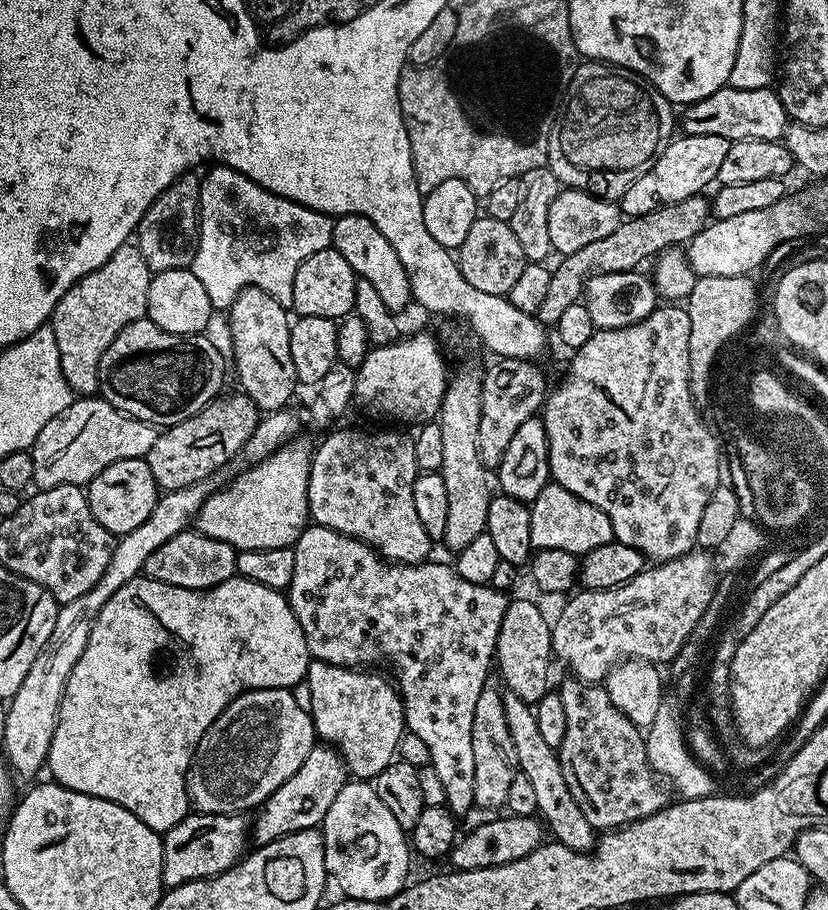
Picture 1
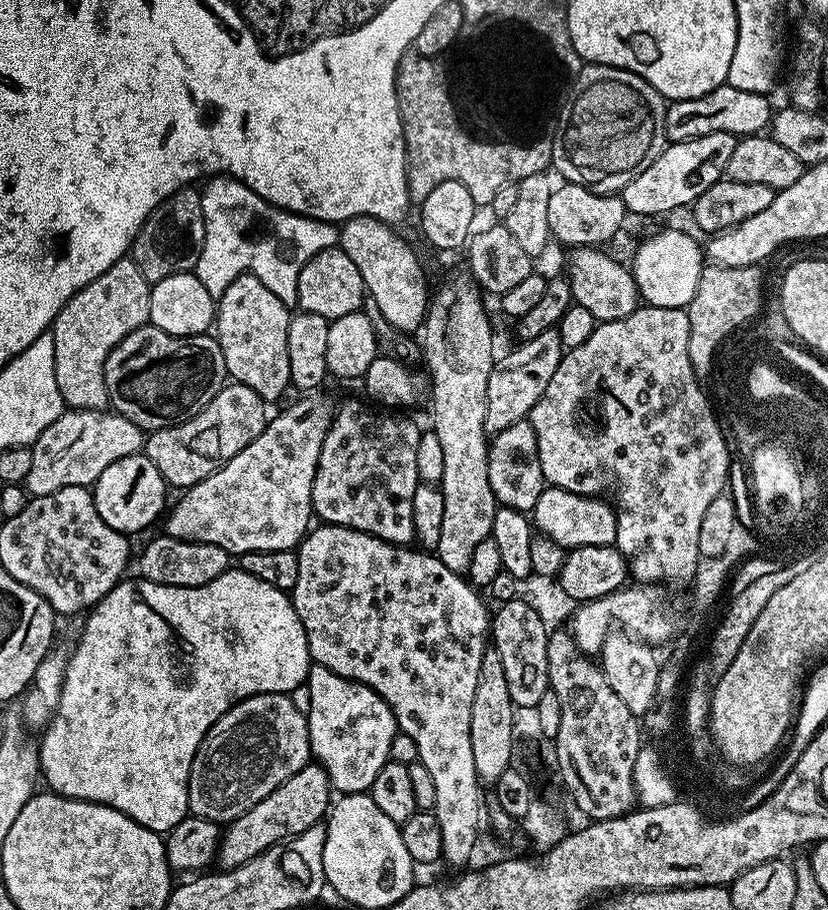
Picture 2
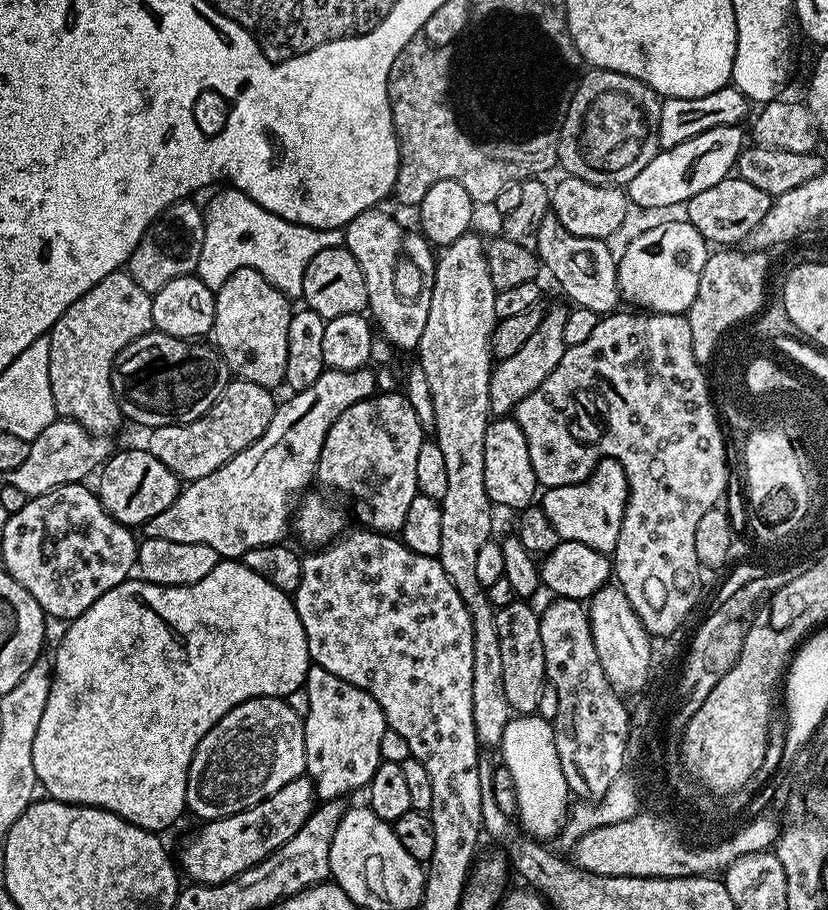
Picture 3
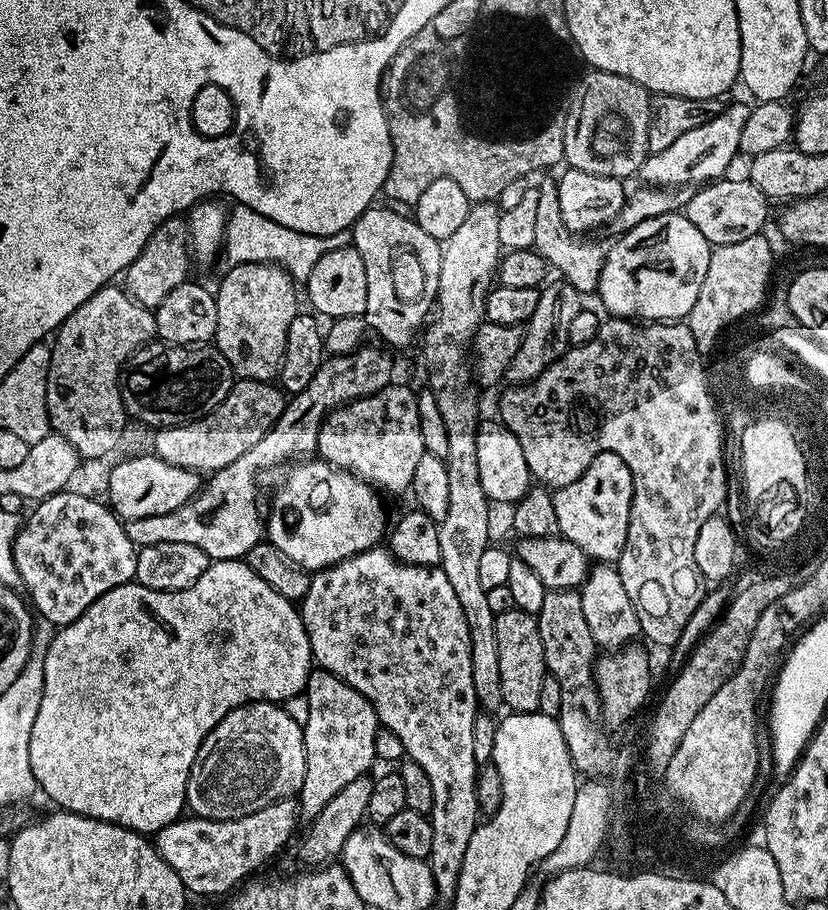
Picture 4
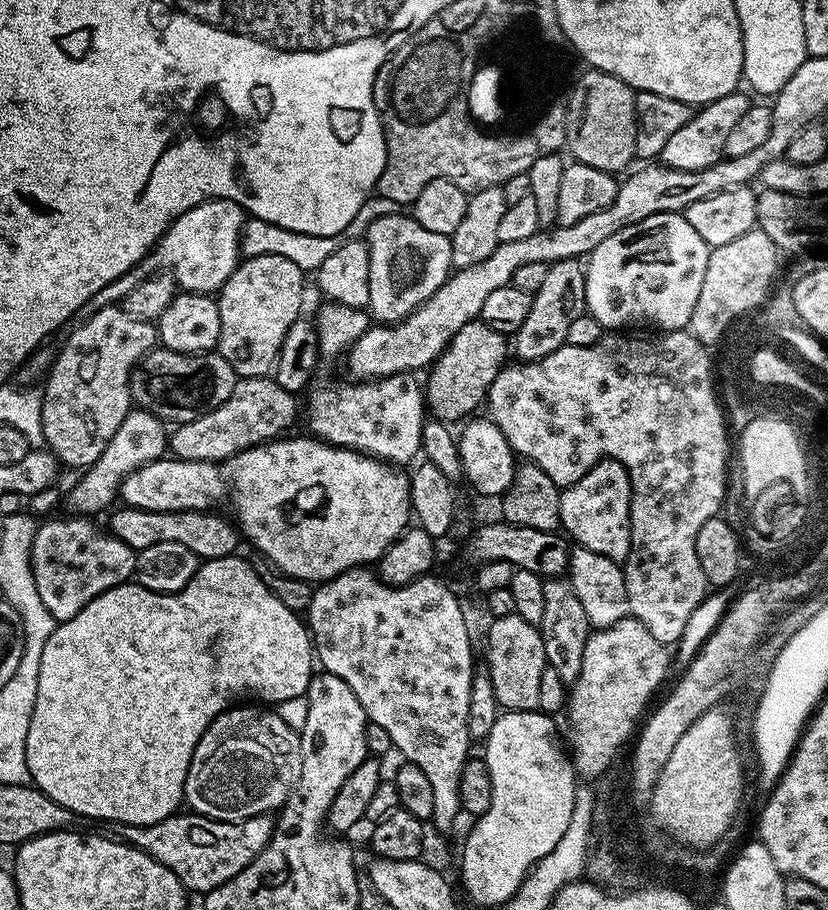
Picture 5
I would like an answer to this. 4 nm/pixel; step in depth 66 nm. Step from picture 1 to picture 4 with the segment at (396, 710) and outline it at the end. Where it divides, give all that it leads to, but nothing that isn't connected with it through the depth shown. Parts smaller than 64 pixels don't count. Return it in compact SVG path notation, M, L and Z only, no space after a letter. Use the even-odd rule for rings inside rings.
M316 670L309 675L307 696L308 717L302 720L306 774L298 793L298 812L301 817L311 818L319 814L342 786L350 786L354 778L373 771L372 764L377 763L374 742L378 721L371 702L358 694L354 686L329 672Z

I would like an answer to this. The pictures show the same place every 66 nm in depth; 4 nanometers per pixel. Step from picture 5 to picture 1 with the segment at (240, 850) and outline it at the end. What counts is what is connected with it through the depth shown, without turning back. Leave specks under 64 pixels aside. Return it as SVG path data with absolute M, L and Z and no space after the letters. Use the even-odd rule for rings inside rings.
M323 742L313 744L310 754L306 754L306 762L302 762L296 773L286 778L286 782L282 782L282 786L278 786L278 790L274 790L274 794L270 794L270 798L255 813L255 843L263 846L307 828L320 828L334 798L348 779L348 770L339 752Z

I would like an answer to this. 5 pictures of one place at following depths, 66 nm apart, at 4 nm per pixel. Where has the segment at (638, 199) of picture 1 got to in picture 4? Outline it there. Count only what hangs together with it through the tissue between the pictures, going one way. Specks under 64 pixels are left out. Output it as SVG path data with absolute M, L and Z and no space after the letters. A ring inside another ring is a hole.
M731 104L719 112L714 118L702 122L696 130L689 130L676 139L667 150L653 152L644 159L638 176L645 185L658 188L688 188L703 186L711 181L719 180L732 164L732 159L740 152L742 129L746 126L749 105Z

